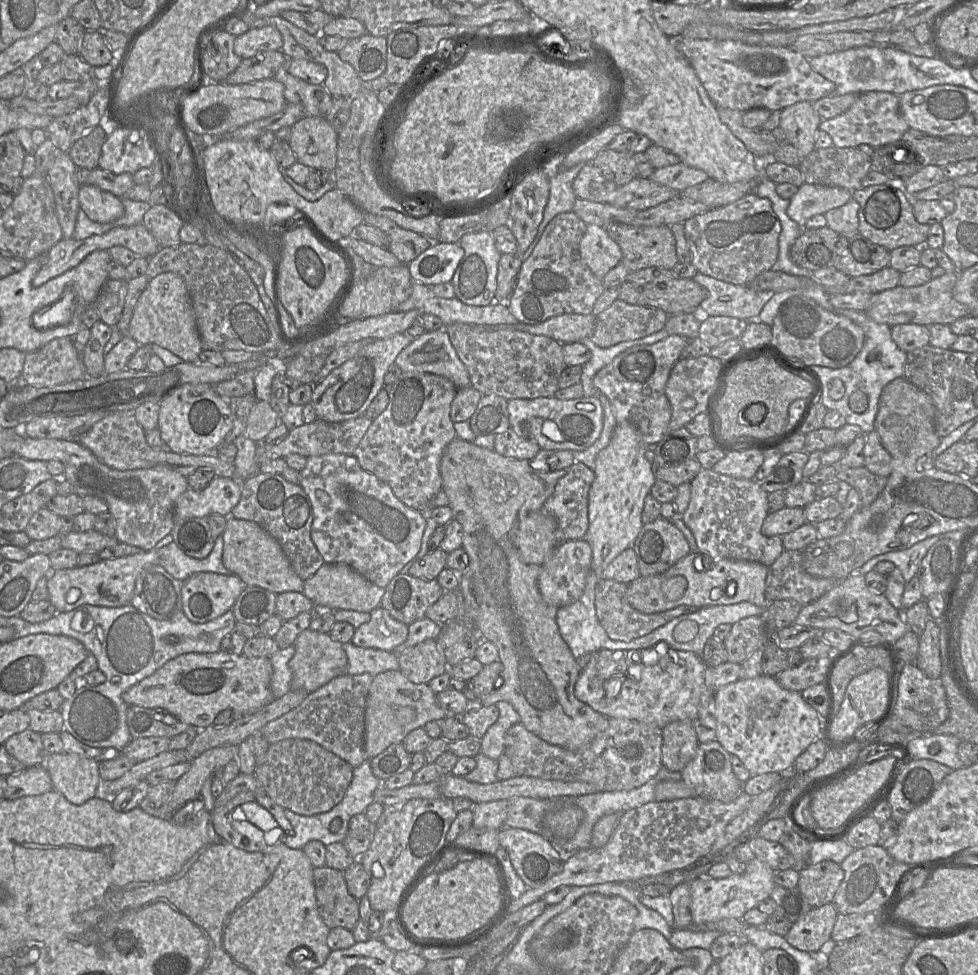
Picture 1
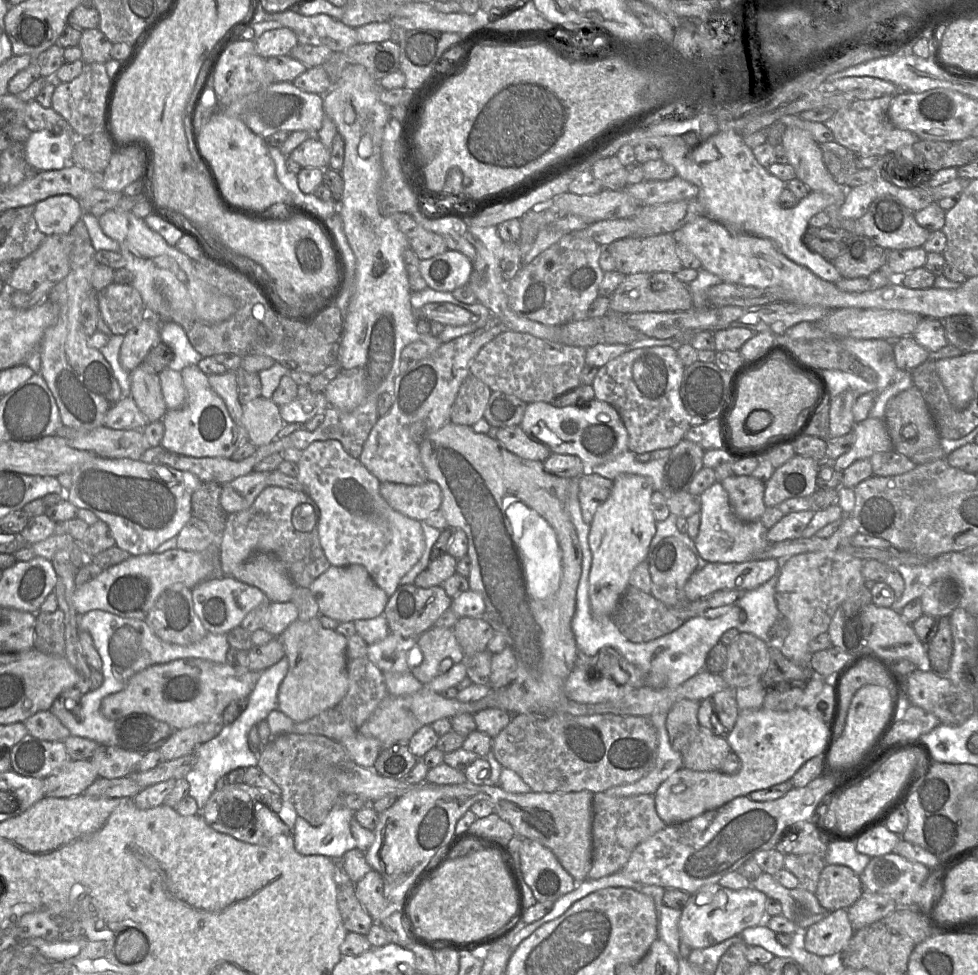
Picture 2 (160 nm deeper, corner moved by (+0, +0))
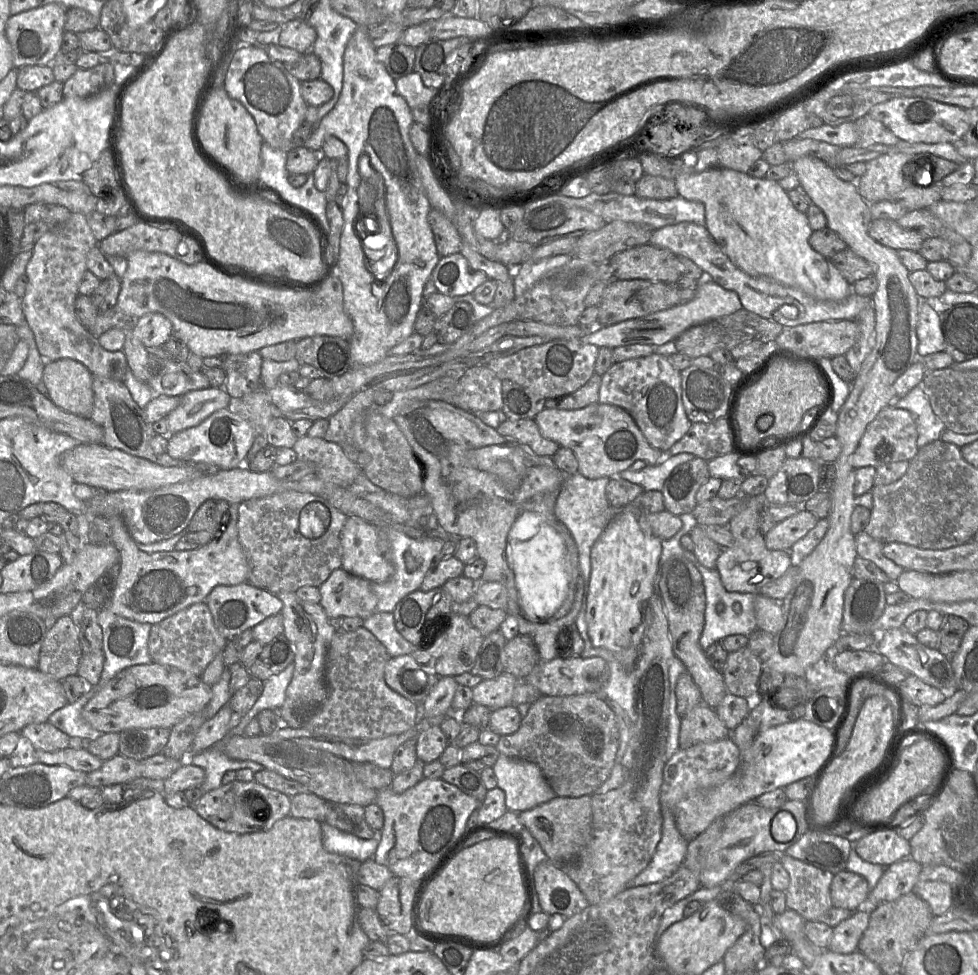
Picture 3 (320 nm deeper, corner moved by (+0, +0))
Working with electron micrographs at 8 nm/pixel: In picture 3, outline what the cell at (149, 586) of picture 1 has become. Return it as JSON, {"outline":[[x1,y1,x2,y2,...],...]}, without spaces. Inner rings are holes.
{"outline":[[199,602,153,624,148,649,152,663,173,667,201,677,213,659,224,651,227,643,228,640,216,628,207,604]]}

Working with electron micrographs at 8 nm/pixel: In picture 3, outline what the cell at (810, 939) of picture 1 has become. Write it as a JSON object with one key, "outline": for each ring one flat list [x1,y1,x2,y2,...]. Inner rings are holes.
{"outline":[[864,906,833,927,833,936,827,949,839,954,857,951,859,940,869,924,870,909,870,906]]}

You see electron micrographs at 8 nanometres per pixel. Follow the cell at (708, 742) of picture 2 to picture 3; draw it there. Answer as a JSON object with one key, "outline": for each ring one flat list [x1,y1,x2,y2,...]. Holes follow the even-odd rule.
{"outline":[[700,703,681,719,679,748,686,749,699,743,715,742,729,737,729,730,715,709]]}

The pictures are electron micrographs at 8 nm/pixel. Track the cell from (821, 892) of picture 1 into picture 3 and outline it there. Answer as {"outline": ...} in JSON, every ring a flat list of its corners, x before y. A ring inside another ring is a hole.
{"outline":[[847,870,834,874,830,895,834,907,856,911,867,905,869,895,867,880]]}

